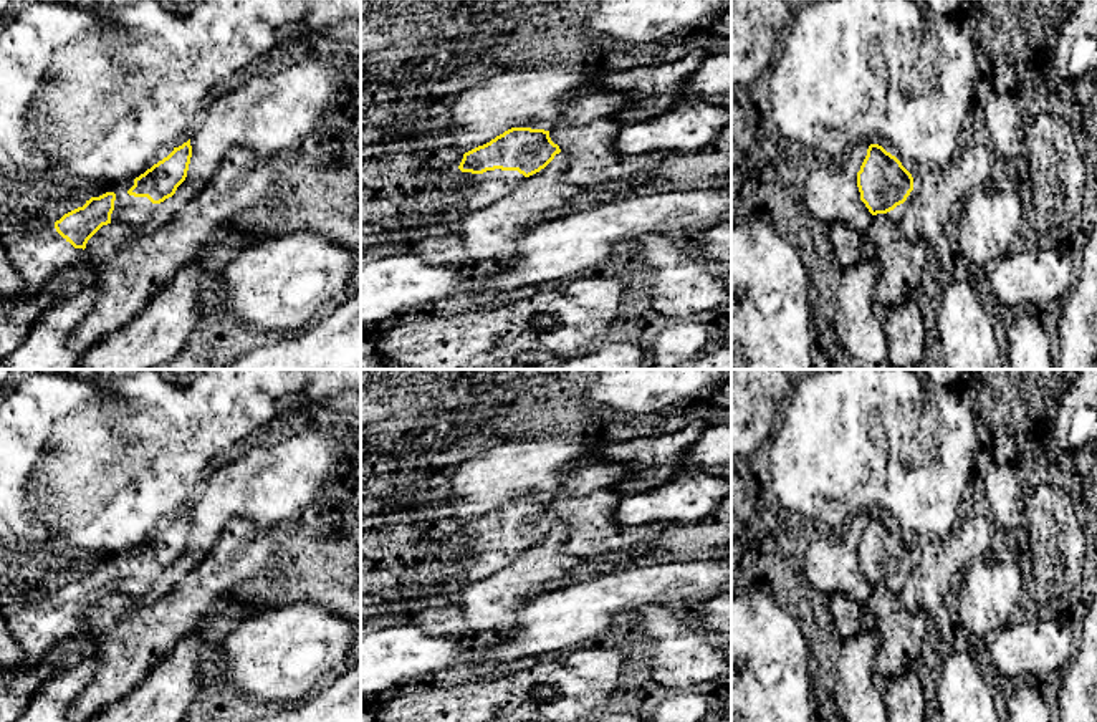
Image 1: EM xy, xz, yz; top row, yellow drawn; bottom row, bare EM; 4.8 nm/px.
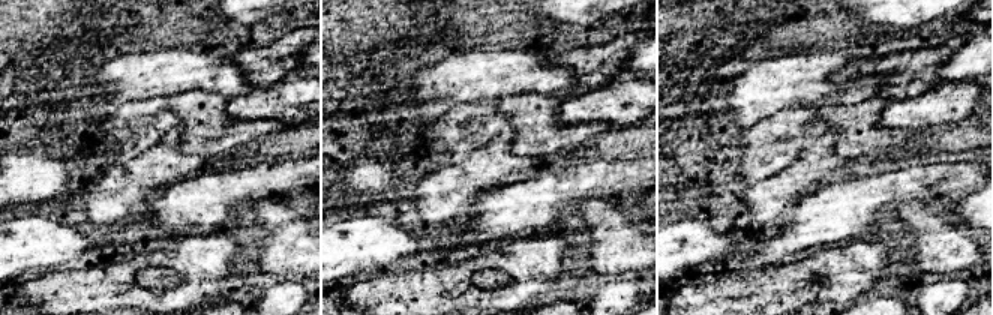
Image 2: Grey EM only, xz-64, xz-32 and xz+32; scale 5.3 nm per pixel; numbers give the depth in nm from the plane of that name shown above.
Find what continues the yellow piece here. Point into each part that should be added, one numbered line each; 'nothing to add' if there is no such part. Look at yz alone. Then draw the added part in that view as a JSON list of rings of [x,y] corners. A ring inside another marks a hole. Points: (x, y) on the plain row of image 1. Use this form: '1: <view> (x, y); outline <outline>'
1: yz (899, 582); outline [[[910,543],[910,545],[913,548],[913,561],[910,563],[910,566],[907,568],[907,571],[903,575],[897,576],[893,581],[885,585],[895,594],[900,593],[900,590],[905,586],[907,580],[912,576],[913,570],[922,561],[922,548],[917,543]]]

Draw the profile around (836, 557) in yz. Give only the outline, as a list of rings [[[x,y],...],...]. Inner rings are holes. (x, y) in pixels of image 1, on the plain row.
[[[857,515],[839,535],[827,540],[816,538],[802,561],[802,575],[809,586],[831,596],[841,593],[850,601],[867,603],[872,585],[860,571],[857,537],[869,515]]]

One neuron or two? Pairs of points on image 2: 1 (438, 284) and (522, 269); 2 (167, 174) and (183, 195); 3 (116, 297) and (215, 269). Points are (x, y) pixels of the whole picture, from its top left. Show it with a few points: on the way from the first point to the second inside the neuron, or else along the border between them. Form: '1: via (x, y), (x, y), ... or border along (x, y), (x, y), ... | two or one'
1: via (459, 275), (476, 263), (501, 261) | one
2: border along (206, 167), (165, 188) | two
3: via (140, 297), (177, 299), (191, 285) | one

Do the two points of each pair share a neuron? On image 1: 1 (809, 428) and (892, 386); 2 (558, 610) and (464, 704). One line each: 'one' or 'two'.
1: two
2: two

